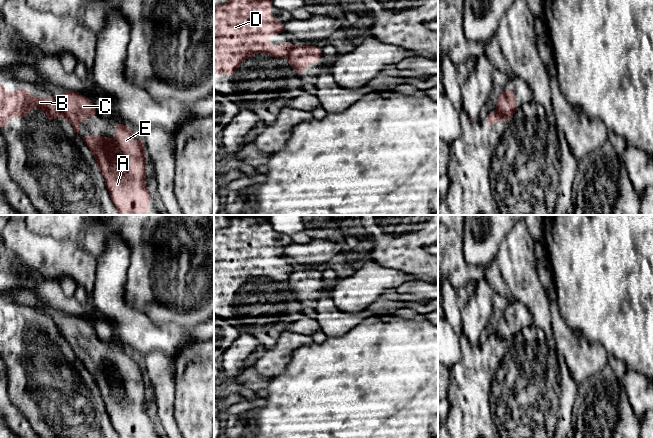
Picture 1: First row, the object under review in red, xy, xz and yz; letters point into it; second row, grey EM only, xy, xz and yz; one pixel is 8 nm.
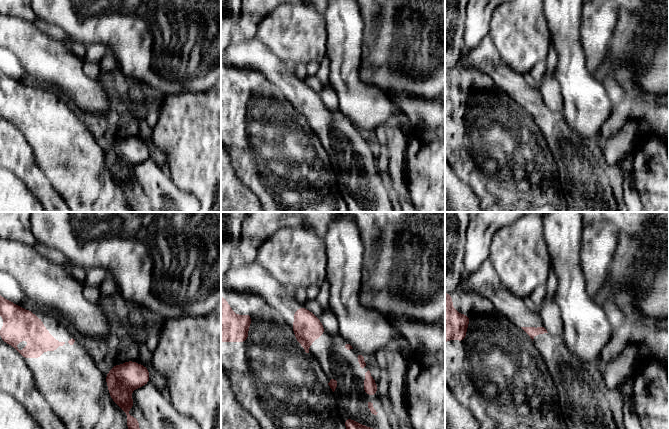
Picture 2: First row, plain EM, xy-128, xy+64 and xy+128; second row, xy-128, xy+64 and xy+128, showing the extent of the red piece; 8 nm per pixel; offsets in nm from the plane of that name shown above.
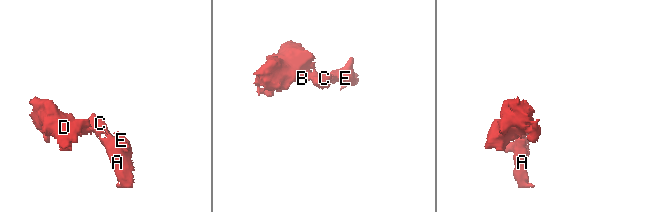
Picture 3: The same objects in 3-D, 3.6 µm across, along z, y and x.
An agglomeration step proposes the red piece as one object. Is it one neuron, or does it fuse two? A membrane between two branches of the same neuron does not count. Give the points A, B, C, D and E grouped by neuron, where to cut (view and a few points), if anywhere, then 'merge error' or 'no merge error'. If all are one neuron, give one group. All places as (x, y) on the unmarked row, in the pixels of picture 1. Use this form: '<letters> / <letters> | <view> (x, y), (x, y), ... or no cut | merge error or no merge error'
A C E / B D | xy (58, 326), (63, 336) | merge error

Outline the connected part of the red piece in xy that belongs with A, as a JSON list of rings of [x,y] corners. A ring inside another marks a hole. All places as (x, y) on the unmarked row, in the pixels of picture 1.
[[[122,346],[116,348],[114,353],[116,355],[116,362],[114,364],[108,363],[104,360],[81,360],[81,362],[95,380],[96,390],[102,396],[106,411],[110,417],[111,424],[118,437],[146,438],[148,436],[147,426],[151,425],[152,421],[145,409],[145,394],[147,392],[147,388],[145,385],[146,377],[144,374],[143,364],[142,362],[138,364],[138,373],[131,372],[130,370],[133,367],[133,362],[137,357],[129,353]],[[112,372],[118,372],[123,375],[123,383],[120,384],[120,386],[124,387],[127,391],[124,396],[117,397],[114,394],[114,390],[117,387],[117,384],[116,378],[111,375]]]

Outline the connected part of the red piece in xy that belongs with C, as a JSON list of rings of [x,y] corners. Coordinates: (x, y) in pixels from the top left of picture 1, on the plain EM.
[[[75,315],[64,316],[59,328],[63,338],[69,343],[78,359],[82,342],[98,340],[94,327]]]

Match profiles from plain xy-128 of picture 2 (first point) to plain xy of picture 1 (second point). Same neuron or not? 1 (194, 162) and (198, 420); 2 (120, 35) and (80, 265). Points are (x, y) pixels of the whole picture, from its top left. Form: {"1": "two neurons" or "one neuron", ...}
{"1": "one neuron", "2": "two neurons"}

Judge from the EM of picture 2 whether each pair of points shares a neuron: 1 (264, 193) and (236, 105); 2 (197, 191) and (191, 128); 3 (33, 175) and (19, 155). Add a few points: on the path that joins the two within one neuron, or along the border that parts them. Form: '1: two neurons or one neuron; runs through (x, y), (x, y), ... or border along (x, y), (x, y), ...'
1: one neuron; runs through (246, 171), (236, 142), (236, 127)
2: one neuron; runs through (192, 175), (192, 144)
3: one neuron; runs through (28, 170), (20, 160)

